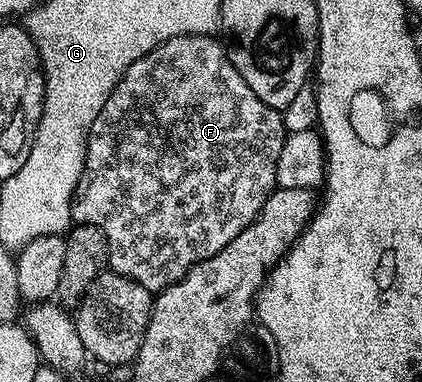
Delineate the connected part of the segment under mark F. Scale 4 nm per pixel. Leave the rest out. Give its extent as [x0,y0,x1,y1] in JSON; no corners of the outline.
[73,35,286,293]

